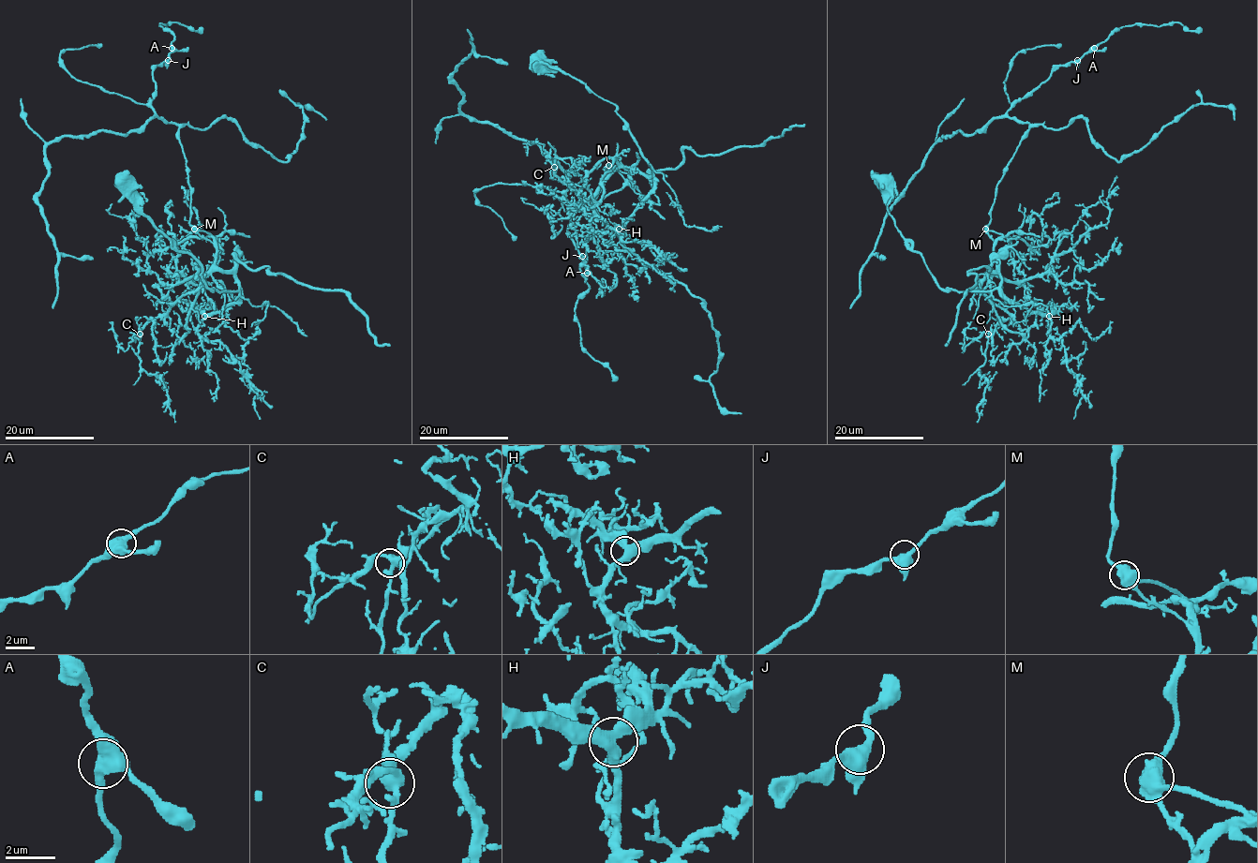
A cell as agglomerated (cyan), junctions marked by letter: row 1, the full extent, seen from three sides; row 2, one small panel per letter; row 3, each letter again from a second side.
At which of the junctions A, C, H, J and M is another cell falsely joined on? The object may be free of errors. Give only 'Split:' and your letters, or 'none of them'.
Split: M

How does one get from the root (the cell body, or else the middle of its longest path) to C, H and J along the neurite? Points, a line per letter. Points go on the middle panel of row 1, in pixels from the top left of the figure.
C: (541, 64), (570, 74), (616, 107), (652, 178), (604, 159), (573, 190), (555, 174), (554, 167)
H: (541, 64), (570, 74), (590, 91), (612, 103), (641, 156), (652, 171), (651, 191), (619, 229)
J: (541, 64), (612, 103), (652, 171), (651, 180), (606, 167), (593, 208), (569, 187), (568, 235), (582, 256)

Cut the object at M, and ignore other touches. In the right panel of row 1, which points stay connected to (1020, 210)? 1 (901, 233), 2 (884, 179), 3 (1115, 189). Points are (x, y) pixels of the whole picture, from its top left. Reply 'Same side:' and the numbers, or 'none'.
Same side: 1, 2, 3

